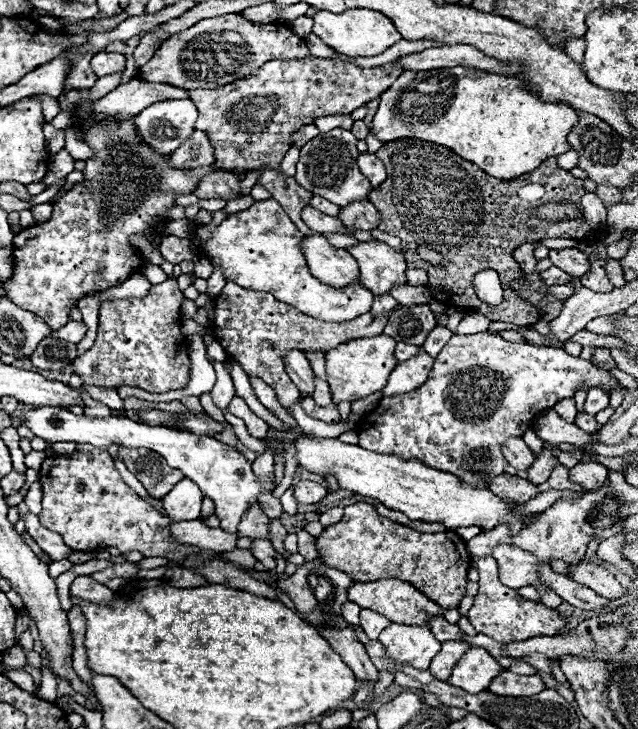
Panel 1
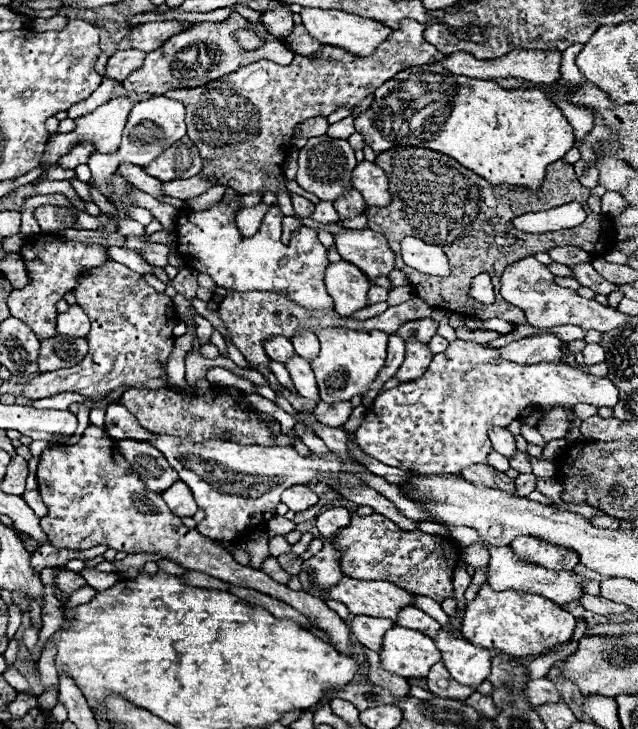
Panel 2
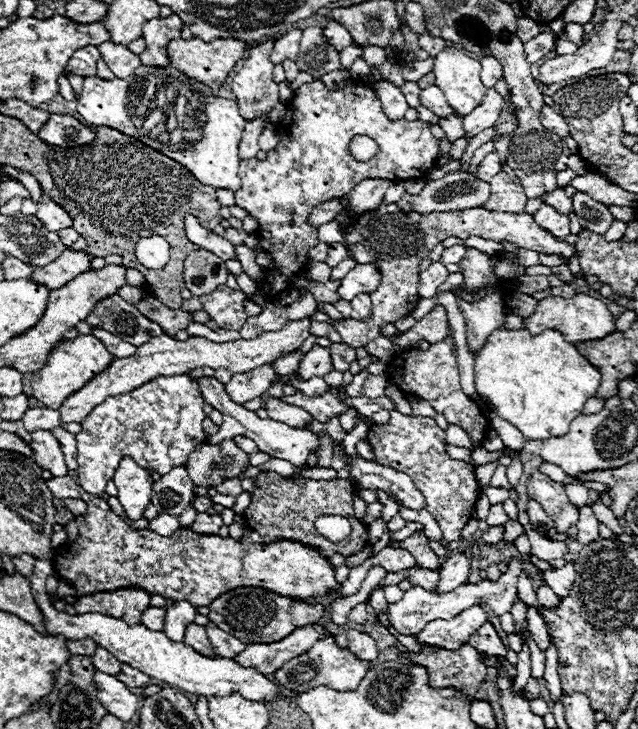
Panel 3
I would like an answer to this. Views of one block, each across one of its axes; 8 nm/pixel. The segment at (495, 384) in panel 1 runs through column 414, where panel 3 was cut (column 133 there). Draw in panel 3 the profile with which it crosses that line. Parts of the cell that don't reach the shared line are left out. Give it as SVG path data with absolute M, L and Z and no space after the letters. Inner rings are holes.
M201 367L180 374L180 376L158 376L144 386L120 396L108 396L100 406L96 406L82 422L82 432L76 434L78 440L78 482L94 496L100 496L106 482L112 480L124 456L134 458L138 466L156 472L160 476L168 470L182 466L188 454L206 442L202 430L204 398L198 386L198 378L214 376L215 370Z

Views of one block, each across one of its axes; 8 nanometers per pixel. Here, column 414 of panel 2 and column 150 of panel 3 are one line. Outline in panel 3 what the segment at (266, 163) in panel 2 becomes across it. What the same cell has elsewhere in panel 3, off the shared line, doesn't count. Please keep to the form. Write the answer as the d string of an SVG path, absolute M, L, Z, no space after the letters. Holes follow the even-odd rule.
M172 14L168 18L154 18L142 30L142 38L146 40L146 50L140 54L140 62L144 66L170 66L166 46L170 40L180 38L182 20Z

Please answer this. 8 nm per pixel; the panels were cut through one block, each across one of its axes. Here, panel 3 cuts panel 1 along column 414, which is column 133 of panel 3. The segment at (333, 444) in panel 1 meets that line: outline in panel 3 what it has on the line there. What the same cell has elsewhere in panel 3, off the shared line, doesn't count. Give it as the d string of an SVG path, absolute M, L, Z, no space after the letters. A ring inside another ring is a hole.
M130 456L122 458L114 474L114 484L118 488L118 500L130 520L144 518L144 510L150 504L152 482L154 480L146 468L140 468Z

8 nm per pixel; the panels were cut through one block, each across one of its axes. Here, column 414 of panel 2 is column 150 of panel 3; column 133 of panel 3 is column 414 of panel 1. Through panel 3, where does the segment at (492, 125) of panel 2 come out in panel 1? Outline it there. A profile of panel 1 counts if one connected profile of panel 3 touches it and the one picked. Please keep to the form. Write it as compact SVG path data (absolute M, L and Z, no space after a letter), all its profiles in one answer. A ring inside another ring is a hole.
M438 68L404 72L380 96L372 132L382 142L422 138L454 150L496 178L516 178L536 170L544 158L570 150L566 134L576 126L578 112L562 102L542 102L522 88L518 78L488 74L476 68Z

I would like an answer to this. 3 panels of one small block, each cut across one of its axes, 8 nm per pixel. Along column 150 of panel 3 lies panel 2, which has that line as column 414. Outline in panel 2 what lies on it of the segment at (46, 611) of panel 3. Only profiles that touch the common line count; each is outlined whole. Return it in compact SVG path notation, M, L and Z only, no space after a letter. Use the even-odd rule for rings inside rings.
M394 626L384 636L380 662L384 670L404 678L426 678L430 668L440 662L440 650L430 636Z

